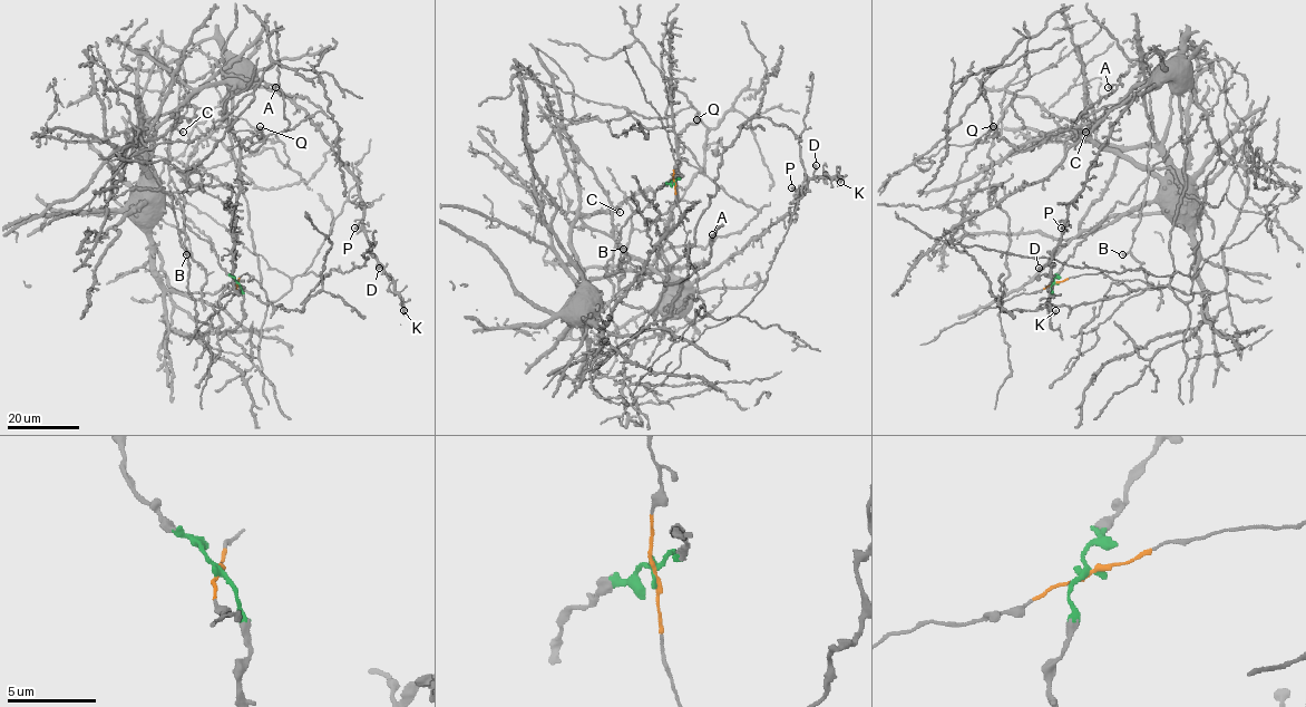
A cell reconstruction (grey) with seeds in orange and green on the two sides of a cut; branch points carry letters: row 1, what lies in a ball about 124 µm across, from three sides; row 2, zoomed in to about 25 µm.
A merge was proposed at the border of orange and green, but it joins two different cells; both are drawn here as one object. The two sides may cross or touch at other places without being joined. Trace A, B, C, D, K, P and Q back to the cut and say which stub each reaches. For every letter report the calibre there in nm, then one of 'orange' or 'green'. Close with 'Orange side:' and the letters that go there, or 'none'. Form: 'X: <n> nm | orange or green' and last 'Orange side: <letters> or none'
A: 650 nm | green
B: 600 nm | green
C: 340 nm | orange
D: 440 nm | orange
K: 360 nm | orange
P: 320 nm | orange
Q: 280 nm | green
Orange side: C, D, K, P

